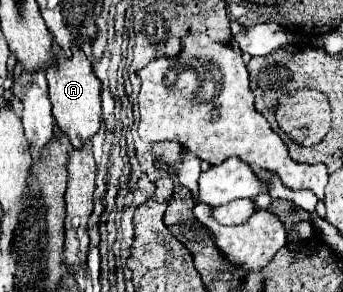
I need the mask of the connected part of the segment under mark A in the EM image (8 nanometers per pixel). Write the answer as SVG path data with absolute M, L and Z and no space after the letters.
M76 48L72 58L66 58L60 50L54 64L48 68L48 90L52 102L52 114L62 134L70 140L72 148L80 148L90 142L102 126L102 106L100 106L100 80L96 78L86 54Z

